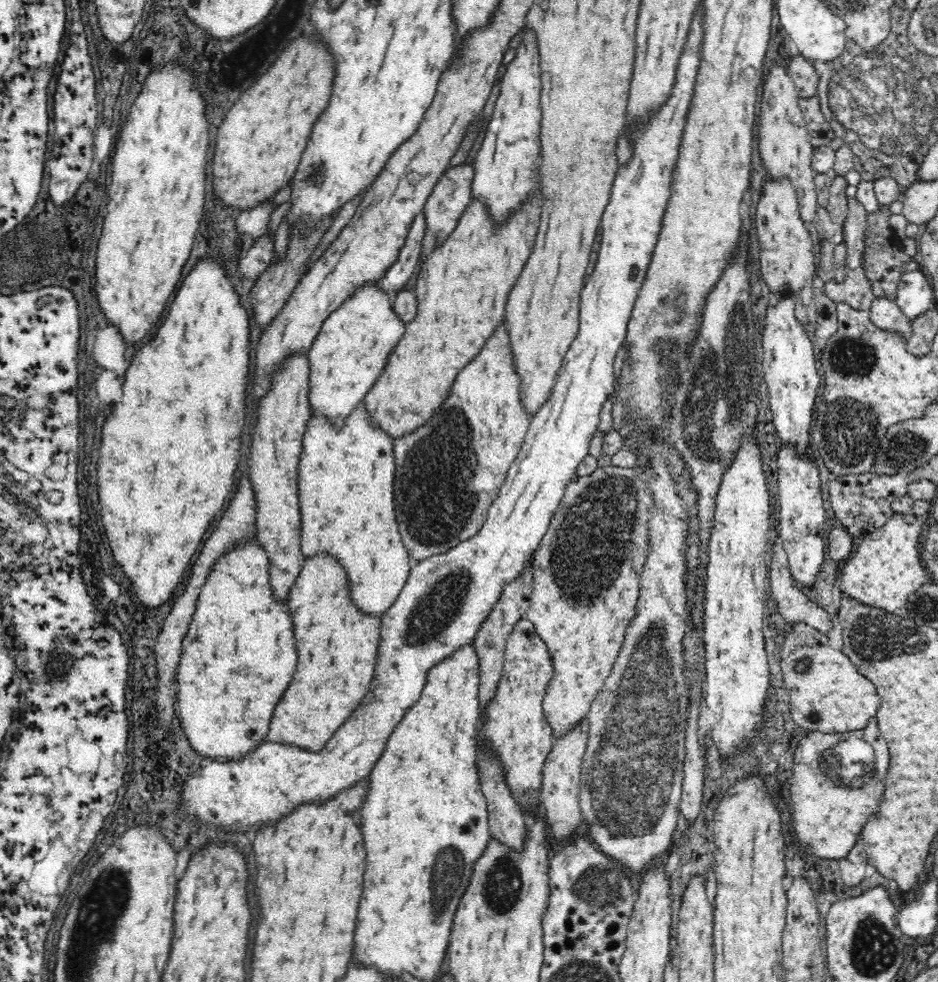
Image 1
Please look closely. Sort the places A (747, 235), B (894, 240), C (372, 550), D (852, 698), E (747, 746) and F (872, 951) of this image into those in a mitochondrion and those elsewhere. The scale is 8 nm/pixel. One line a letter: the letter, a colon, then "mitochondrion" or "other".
A: other
B: other
C: other
D: other
E: other
F: mitochondrion

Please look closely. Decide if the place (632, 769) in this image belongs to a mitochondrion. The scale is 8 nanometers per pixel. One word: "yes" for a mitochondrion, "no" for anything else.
yes

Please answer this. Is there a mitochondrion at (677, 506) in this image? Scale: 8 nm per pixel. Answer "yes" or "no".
no

